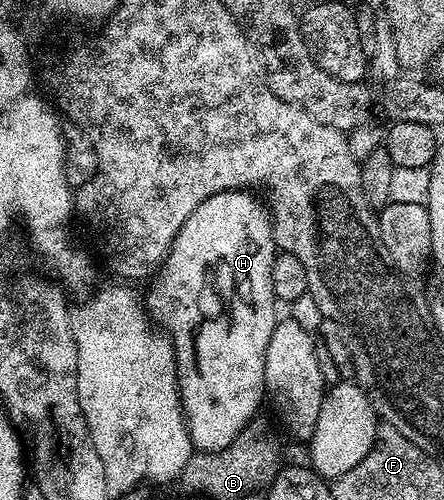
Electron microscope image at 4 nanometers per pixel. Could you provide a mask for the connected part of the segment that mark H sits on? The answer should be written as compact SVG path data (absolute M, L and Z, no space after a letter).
M230 189L205 199L185 219L185 227L177 231L170 253L150 282L151 290L145 293L147 312L165 330L175 348L183 420L191 432L192 446L200 453L216 453L229 447L244 427L256 420L255 412L265 401L265 347L269 347L269 335L273 335L277 324L271 278L277 246L268 206L255 195L245 189Z

